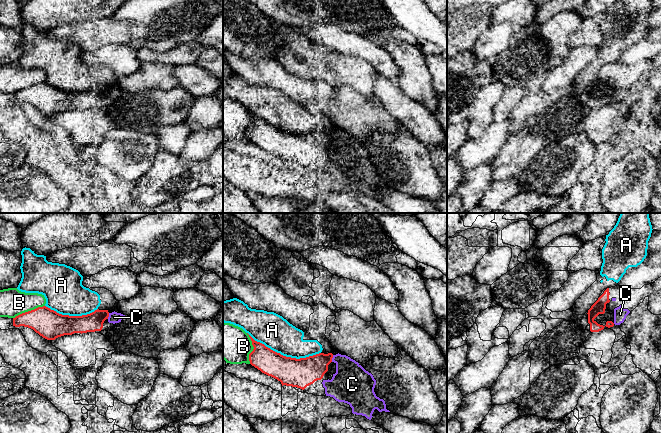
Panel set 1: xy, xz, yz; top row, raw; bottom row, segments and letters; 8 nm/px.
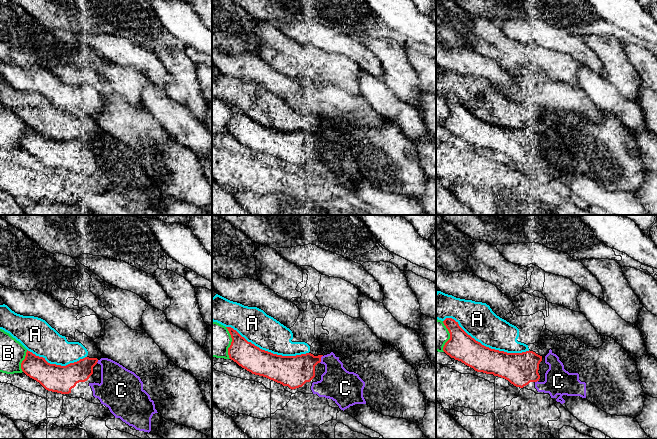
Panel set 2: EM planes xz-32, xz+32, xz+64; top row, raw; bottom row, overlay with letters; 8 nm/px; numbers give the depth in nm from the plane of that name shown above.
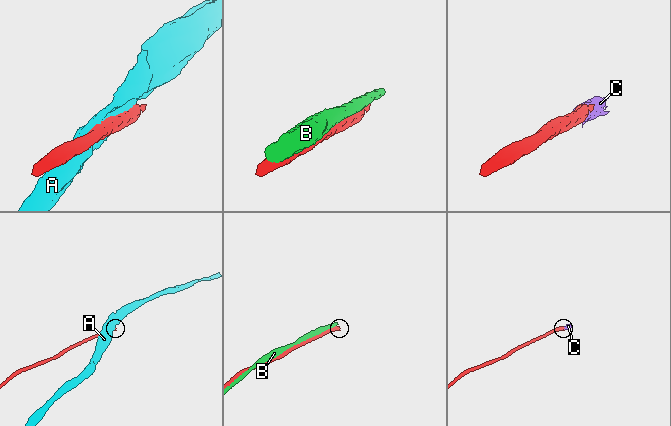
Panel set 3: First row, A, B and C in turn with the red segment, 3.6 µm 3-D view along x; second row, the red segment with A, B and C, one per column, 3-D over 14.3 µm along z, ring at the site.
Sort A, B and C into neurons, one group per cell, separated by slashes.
A / B / C

